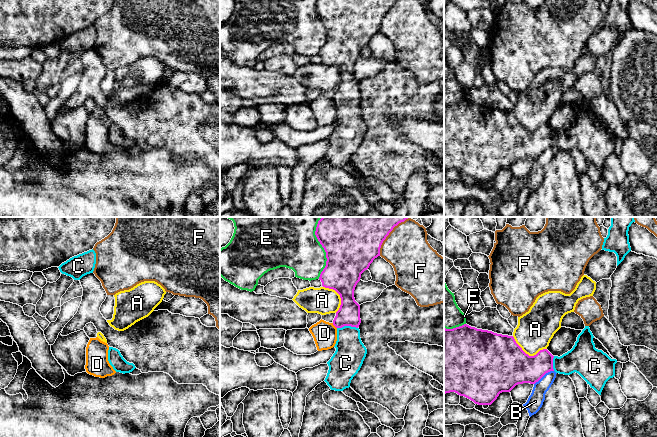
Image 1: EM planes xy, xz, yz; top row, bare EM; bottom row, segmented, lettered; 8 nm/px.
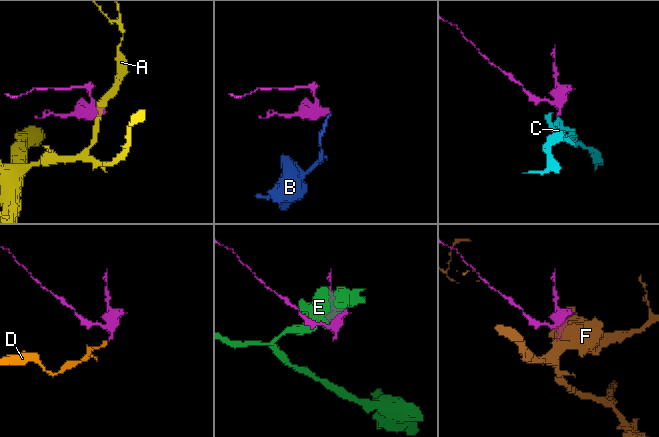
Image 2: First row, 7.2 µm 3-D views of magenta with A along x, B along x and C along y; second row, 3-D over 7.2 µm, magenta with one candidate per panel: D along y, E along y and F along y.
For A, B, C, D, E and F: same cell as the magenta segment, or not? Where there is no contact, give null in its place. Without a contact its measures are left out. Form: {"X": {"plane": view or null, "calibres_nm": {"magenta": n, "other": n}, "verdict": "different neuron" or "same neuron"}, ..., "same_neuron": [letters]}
{"A": {"plane": "yz", "calibres_nm": {"magenta": 440, "other": 300}, "verdict": "different neuron"}, "B": {"plane": "yz", "calibres_nm": {"magenta": 280, "other": 130}, "verdict": "different neuron"}, "C": {"plane": "xz", "calibres_nm": {"magenta": 180, "other": 240}, "verdict": "same neuron"}, "D": {"plane": "xz", "calibres_nm": {"magenta": 180, "other": 190}, "verdict": "different neuron"}, "E": {"plane": "xz", "calibres_nm": {"magenta": 400, "other": 360}, "verdict": "different neuron"}, "F": {"plane": "xz", "calibres_nm": {"magenta": 360, "other": 360}, "verdict": "different neuron"}, "same_neuron": ["C"]}

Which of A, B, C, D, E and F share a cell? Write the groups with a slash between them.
A / B D / C / E / F

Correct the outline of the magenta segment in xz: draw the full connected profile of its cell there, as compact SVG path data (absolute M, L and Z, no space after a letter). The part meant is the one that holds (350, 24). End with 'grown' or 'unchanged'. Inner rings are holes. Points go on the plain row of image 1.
M317 0L315 11L326 28L326 42L319 56L325 64L335 66L341 74L333 101L337 104L336 127L327 138L329 146L325 158L331 166L343 167L350 163L351 156L360 146L367 130L361 117L359 101L360 81L355 77L354 66L361 50L375 34L380 32L383 17L398 0Z; grown

